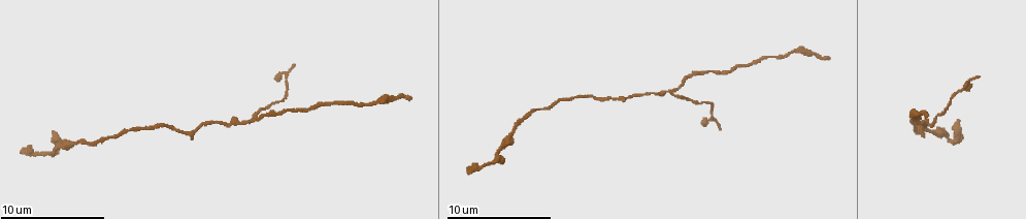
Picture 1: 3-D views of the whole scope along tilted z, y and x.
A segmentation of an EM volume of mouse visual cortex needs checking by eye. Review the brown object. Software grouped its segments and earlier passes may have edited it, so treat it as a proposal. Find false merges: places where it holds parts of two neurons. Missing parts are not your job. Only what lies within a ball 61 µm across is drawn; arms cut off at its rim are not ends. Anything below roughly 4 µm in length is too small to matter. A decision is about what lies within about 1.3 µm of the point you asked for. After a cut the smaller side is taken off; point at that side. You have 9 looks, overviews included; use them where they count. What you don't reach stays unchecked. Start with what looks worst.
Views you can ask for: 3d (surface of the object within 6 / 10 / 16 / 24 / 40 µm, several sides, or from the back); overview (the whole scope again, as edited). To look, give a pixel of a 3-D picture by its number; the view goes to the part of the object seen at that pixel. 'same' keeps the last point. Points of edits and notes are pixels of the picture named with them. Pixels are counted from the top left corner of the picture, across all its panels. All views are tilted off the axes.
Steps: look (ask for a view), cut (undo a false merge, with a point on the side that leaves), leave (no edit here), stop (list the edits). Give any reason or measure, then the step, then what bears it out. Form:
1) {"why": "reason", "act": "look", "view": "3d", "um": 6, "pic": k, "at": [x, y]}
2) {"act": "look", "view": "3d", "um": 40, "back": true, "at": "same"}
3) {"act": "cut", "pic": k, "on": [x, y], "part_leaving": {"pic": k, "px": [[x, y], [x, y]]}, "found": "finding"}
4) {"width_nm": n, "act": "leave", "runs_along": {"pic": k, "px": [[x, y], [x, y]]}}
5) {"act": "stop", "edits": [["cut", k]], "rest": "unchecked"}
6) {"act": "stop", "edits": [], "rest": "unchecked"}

{"why": "arms part here", "act": "look", "view": "3d", "um": 6, "pic": 1, "at": [249, 122]}

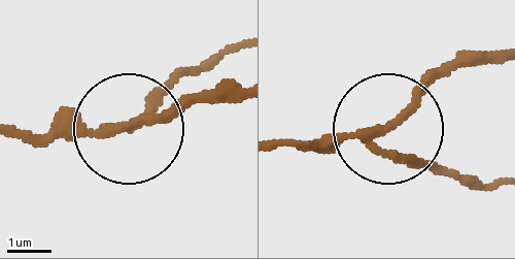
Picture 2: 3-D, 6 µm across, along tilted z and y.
{"act": "look", "view": "3d", "um": 6, "back": true, "pic": 2, "at": [122, 126]}

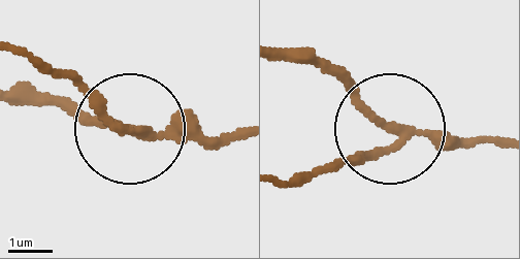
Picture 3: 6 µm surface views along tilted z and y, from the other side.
{"act": "cut", "pic": 3, "on": [95, 106], "part_leaving": {"pic": 3, "px": [[144, 134], [118, 129], [67, 78], [26, 62]]}, "found": "two neurons meet here"}

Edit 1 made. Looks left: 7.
{"why": "two arms in line, one across", "act": "look", "view": "3d", "um": 10, "pic": 1, "at": [615, 97]}

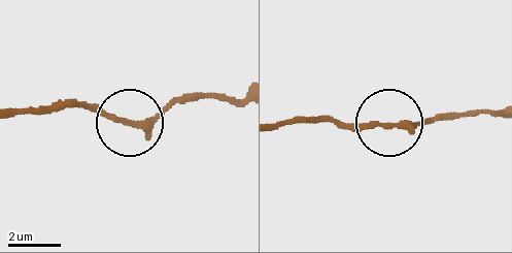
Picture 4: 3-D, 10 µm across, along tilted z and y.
{"why": "zoom in", "act": "look", "view": "3d", "um": 6, "pic": 4, "at": [129, 123]}

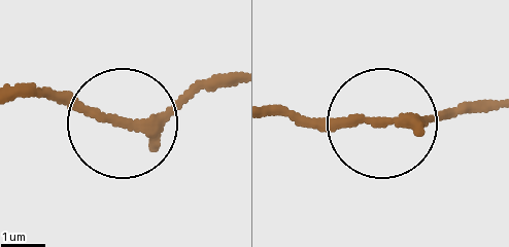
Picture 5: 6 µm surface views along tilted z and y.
{"act": "leave", "runs_along": {"pic": 5, "px": [[224, 82], [128, 124], [9, 86]]}, "found": "continuous, no second neuron"}

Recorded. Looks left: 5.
{"why": "thick turns thin", "act": "look", "view": "3d", "um": 10, "pic": 1, "at": [554, 105]}

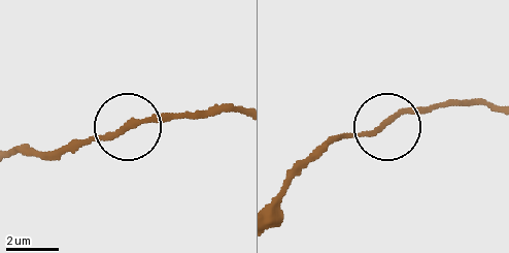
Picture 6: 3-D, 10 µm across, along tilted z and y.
{"act": "leave", "runs_along": {"pic": 6, "px": [[497, 108], [438, 102], [400, 113], [370, 132], [329, 134]]}, "found": "all the same neuron"}

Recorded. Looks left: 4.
{"act": "stop", "edits": [["cut", 3]], "rest": "unchecked"}

